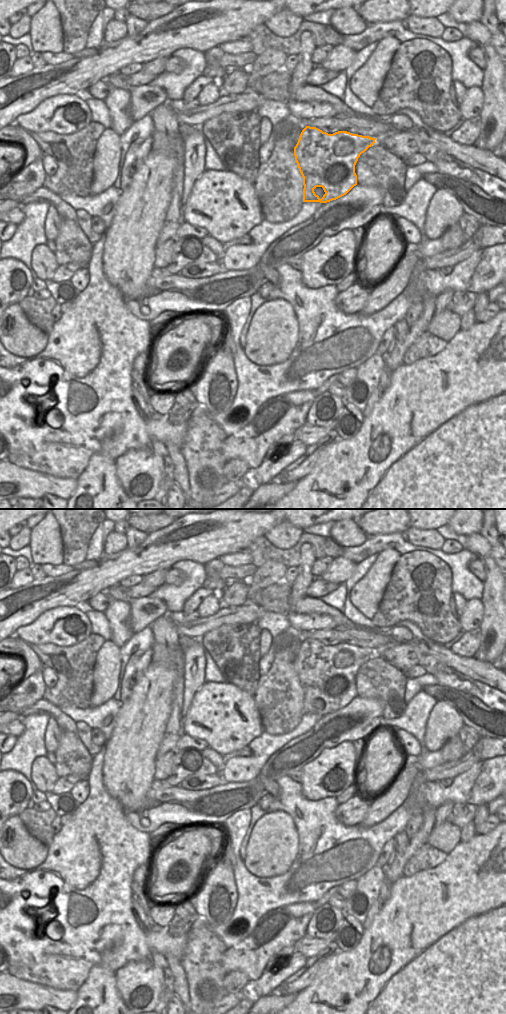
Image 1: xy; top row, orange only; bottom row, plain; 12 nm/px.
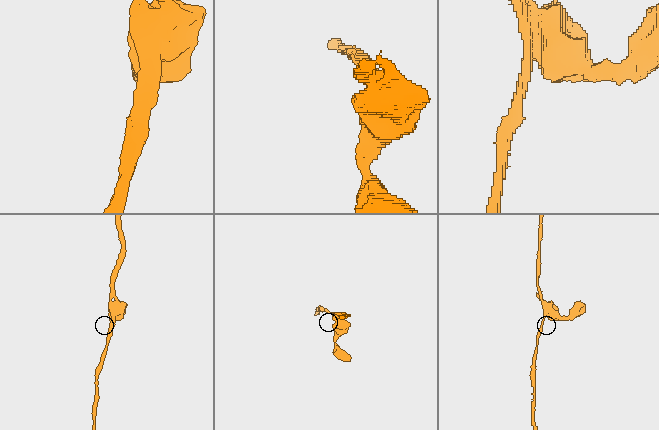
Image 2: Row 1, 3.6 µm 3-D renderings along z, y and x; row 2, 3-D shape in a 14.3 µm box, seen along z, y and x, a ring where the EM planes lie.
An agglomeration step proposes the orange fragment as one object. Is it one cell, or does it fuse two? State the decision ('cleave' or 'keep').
cleave

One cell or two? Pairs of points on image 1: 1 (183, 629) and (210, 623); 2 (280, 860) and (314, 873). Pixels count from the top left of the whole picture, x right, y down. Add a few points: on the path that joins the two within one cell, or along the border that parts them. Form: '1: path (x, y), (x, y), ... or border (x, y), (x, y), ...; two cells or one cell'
1: path (190, 629), (197, 629), (203, 625); one cell
2: border (297, 841), (297, 853), (290, 867), (271, 877); two cells

